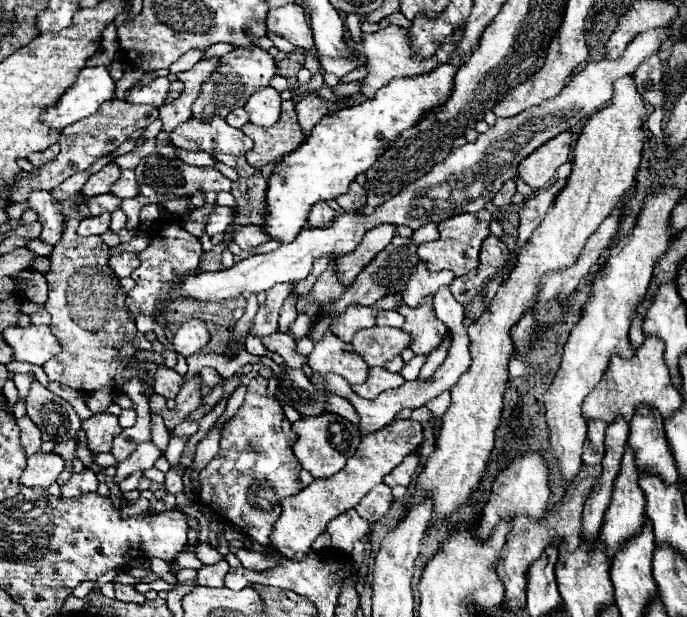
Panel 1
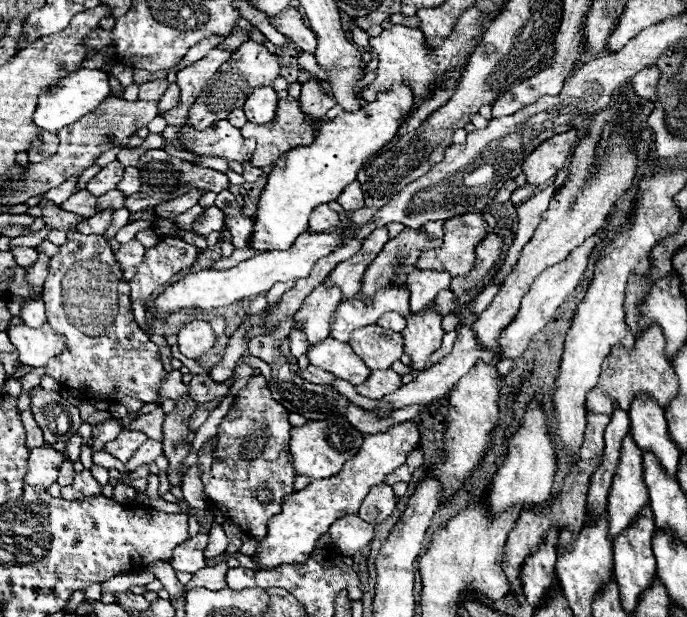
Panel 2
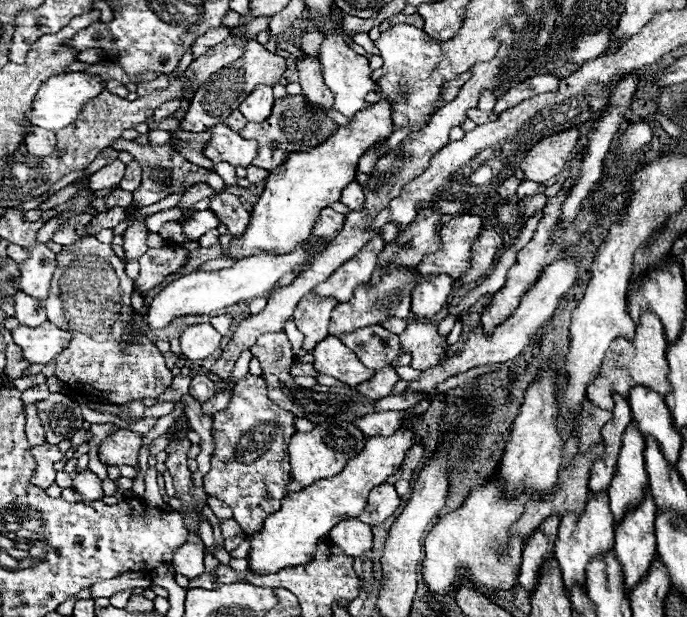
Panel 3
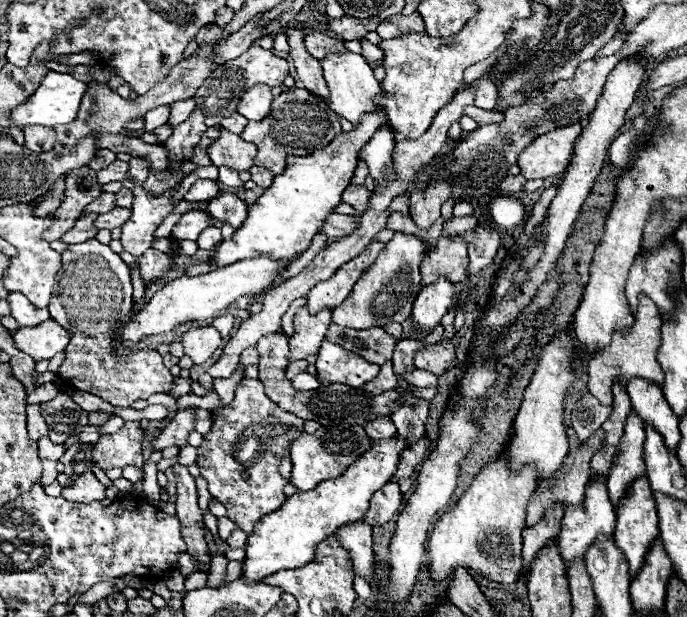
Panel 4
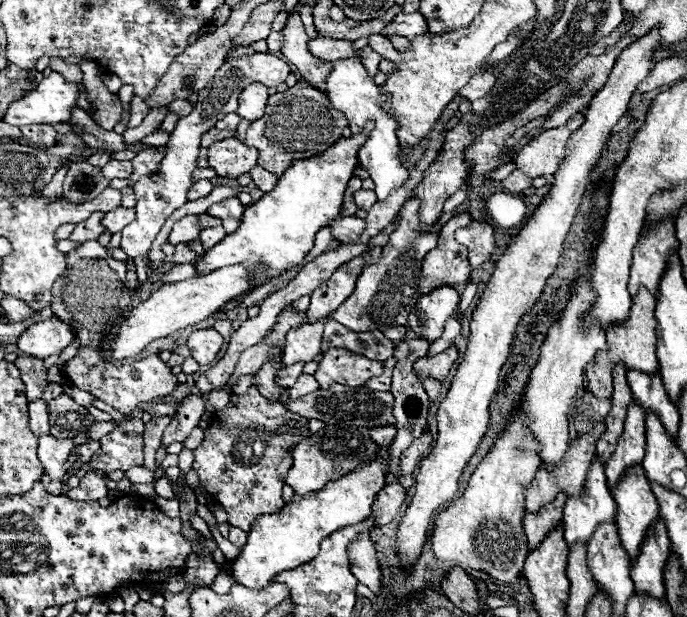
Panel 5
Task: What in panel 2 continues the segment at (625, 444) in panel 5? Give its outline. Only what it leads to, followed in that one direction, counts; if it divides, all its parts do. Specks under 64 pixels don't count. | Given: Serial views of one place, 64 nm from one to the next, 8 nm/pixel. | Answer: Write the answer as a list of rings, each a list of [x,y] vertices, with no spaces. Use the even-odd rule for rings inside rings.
[[[632,434],[624,438],[620,454],[618,470],[608,494],[610,538],[616,538],[624,528],[628,528],[638,512],[648,504],[648,490],[642,480],[642,450],[634,444]]]

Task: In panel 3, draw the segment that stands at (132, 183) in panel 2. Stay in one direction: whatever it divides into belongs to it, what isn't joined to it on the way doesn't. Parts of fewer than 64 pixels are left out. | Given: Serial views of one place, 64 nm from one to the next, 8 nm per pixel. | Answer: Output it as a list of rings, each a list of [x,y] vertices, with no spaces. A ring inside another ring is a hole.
[[[132,160],[126,164],[126,176],[122,178],[120,188],[134,192],[140,186],[140,182],[142,182],[142,168],[136,164],[136,160]]]

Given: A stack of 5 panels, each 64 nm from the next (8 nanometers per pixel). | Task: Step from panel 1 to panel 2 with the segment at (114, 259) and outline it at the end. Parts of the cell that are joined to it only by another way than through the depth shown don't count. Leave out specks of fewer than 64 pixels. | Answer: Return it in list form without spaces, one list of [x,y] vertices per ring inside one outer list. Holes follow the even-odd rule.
[[[132,238],[132,240],[126,242],[126,244],[122,244],[120,250],[116,252],[116,260],[118,260],[120,268],[126,270],[126,268],[130,268],[130,266],[138,266],[140,260],[142,260],[142,256],[144,256],[144,250],[146,250],[146,248],[144,248],[144,246],[140,244],[140,240],[136,240],[136,238]]]

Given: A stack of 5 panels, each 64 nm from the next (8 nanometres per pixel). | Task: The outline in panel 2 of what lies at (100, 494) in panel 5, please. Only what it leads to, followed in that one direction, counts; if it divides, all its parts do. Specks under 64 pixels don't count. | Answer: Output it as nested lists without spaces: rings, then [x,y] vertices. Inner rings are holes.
[[[82,470],[80,474],[74,476],[74,482],[70,486],[62,488],[64,500],[84,500],[84,498],[94,498],[98,494],[102,494],[102,486],[90,474],[90,470]]]

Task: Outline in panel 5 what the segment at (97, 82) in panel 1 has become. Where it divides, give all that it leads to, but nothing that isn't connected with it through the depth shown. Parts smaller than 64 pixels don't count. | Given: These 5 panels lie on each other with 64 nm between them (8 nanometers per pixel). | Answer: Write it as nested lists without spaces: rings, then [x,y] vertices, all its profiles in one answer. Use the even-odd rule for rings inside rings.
[[[52,72],[34,90],[8,106],[4,122],[12,126],[68,122],[70,110],[76,106],[76,94],[76,84],[68,84],[60,74]]]

